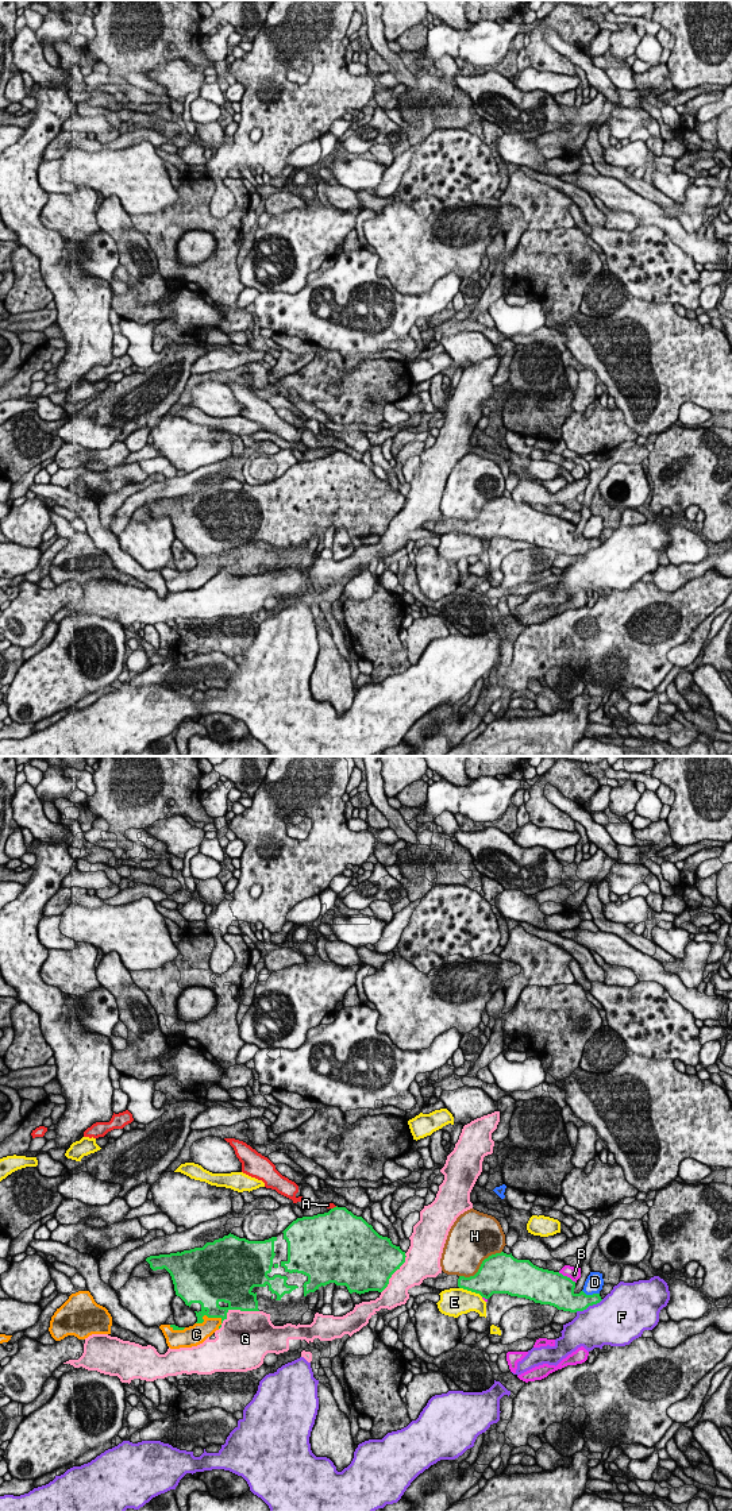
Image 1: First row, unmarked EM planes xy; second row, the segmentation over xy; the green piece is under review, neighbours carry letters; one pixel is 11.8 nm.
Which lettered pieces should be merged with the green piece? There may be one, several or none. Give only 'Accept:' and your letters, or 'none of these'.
Accept: none of these

